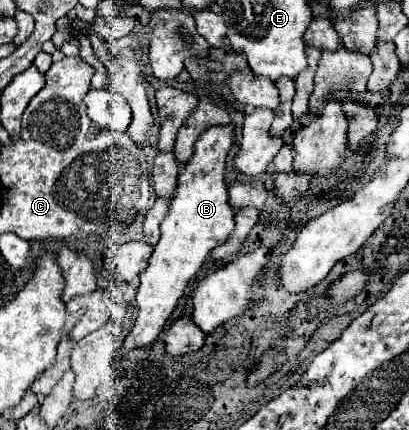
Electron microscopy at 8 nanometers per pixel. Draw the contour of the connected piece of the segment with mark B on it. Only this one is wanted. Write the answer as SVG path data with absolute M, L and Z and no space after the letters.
M232 124L222 128L208 128L194 144L192 158L180 170L174 200L160 226L160 240L150 256L148 268L140 274L140 286L136 294L140 312L136 326L120 348L120 358L132 350L150 346L160 336L166 320L178 306L178 300L184 296L184 288L202 268L210 250L224 244L234 230L236 212L232 212L228 206L228 190L224 184L224 164L232 146L232 128Z

